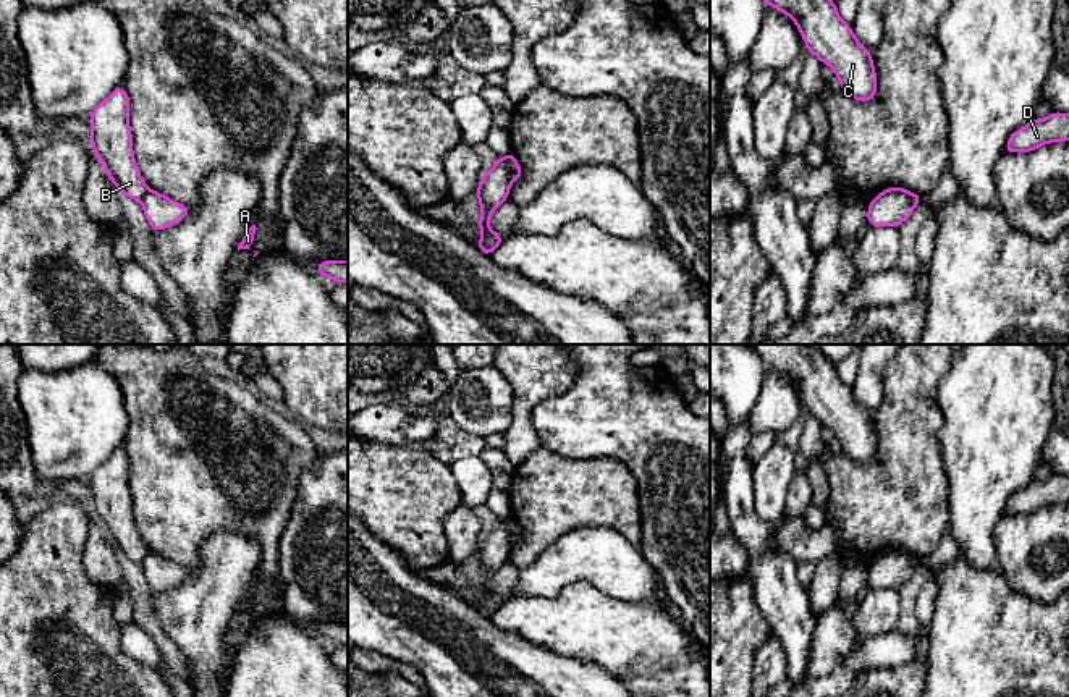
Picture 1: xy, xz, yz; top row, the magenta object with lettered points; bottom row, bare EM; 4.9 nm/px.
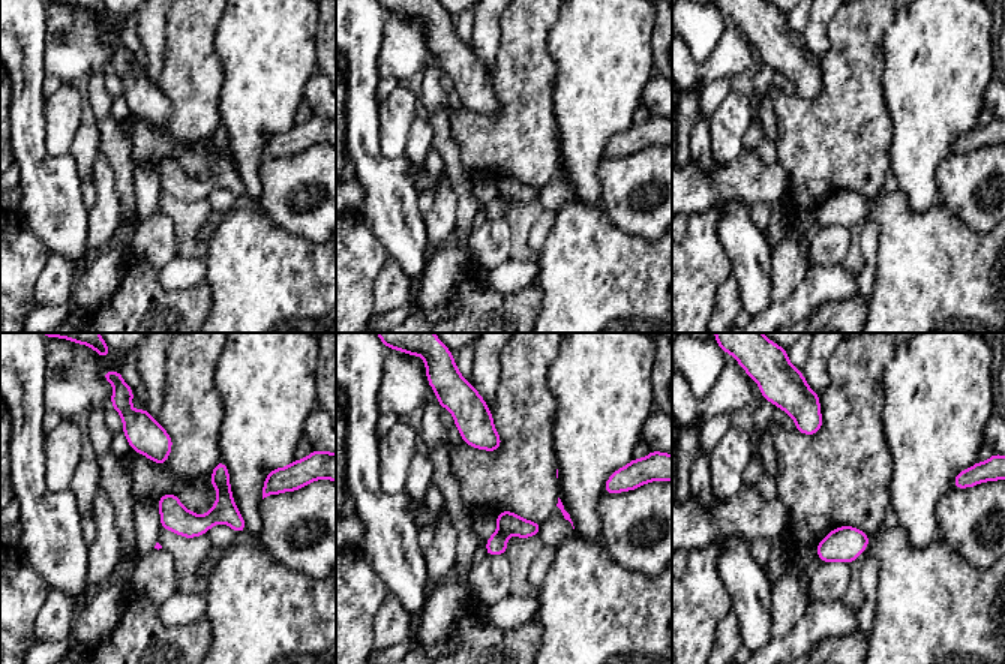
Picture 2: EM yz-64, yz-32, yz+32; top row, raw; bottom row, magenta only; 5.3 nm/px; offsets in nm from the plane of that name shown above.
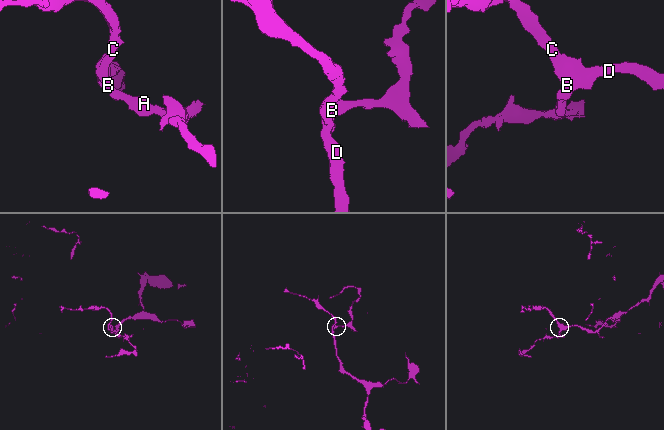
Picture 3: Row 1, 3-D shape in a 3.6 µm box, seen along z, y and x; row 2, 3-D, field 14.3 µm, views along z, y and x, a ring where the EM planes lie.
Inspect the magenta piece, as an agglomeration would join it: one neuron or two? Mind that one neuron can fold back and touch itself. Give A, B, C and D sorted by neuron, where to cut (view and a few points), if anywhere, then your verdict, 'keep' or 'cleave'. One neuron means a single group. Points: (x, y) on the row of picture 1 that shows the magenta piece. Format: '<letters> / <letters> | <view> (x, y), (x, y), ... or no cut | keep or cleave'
A / B C D | xz (502, 157), (511, 180) | cleave

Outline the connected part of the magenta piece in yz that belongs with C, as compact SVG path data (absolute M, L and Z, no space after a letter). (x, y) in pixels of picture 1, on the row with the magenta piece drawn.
M765 0L794 19L809 53L833 68L843 91L860 102L877 95L877 71L872 52L838 15L833 0Z

